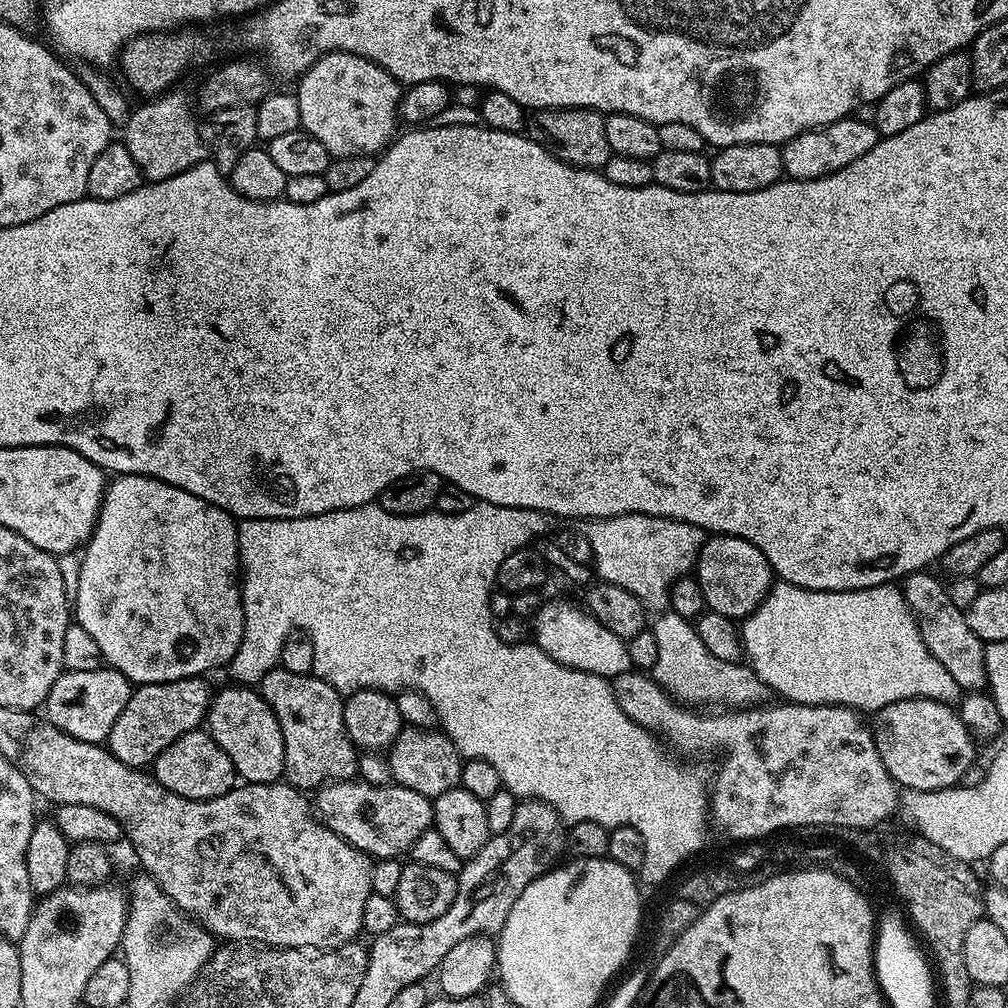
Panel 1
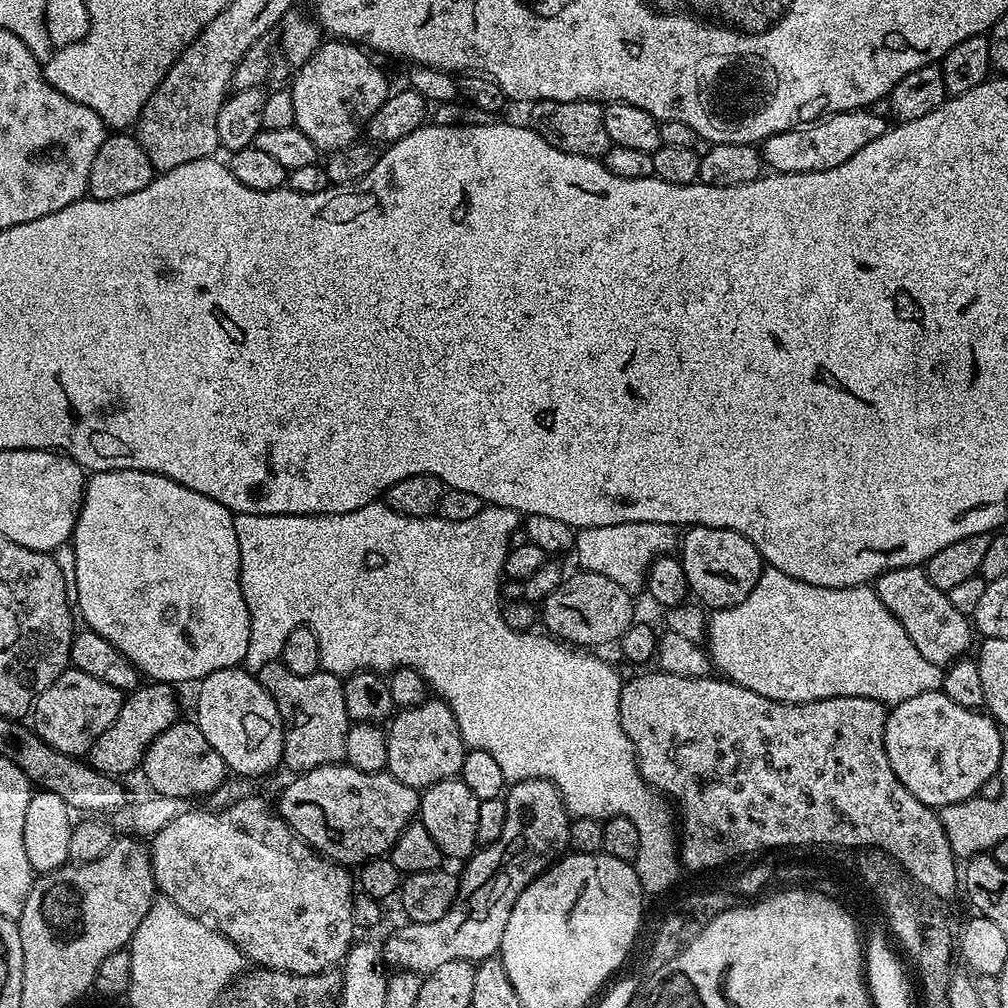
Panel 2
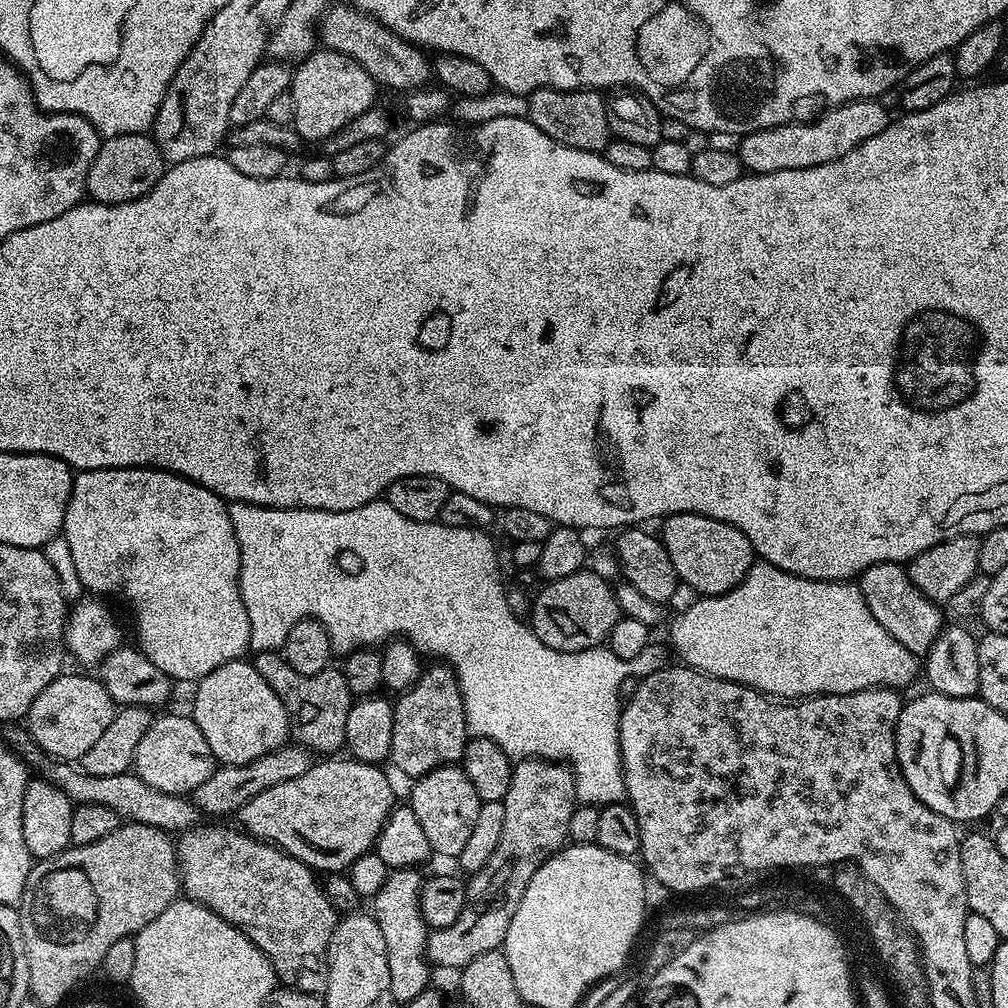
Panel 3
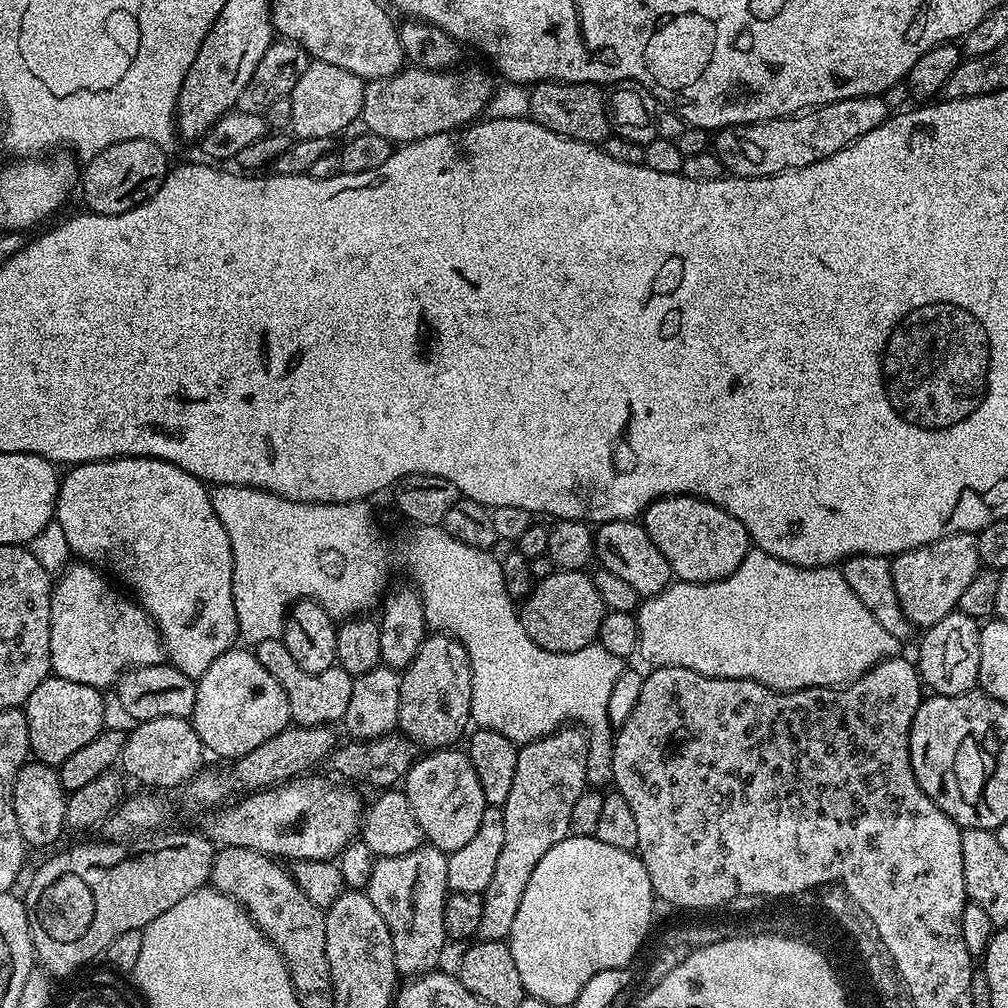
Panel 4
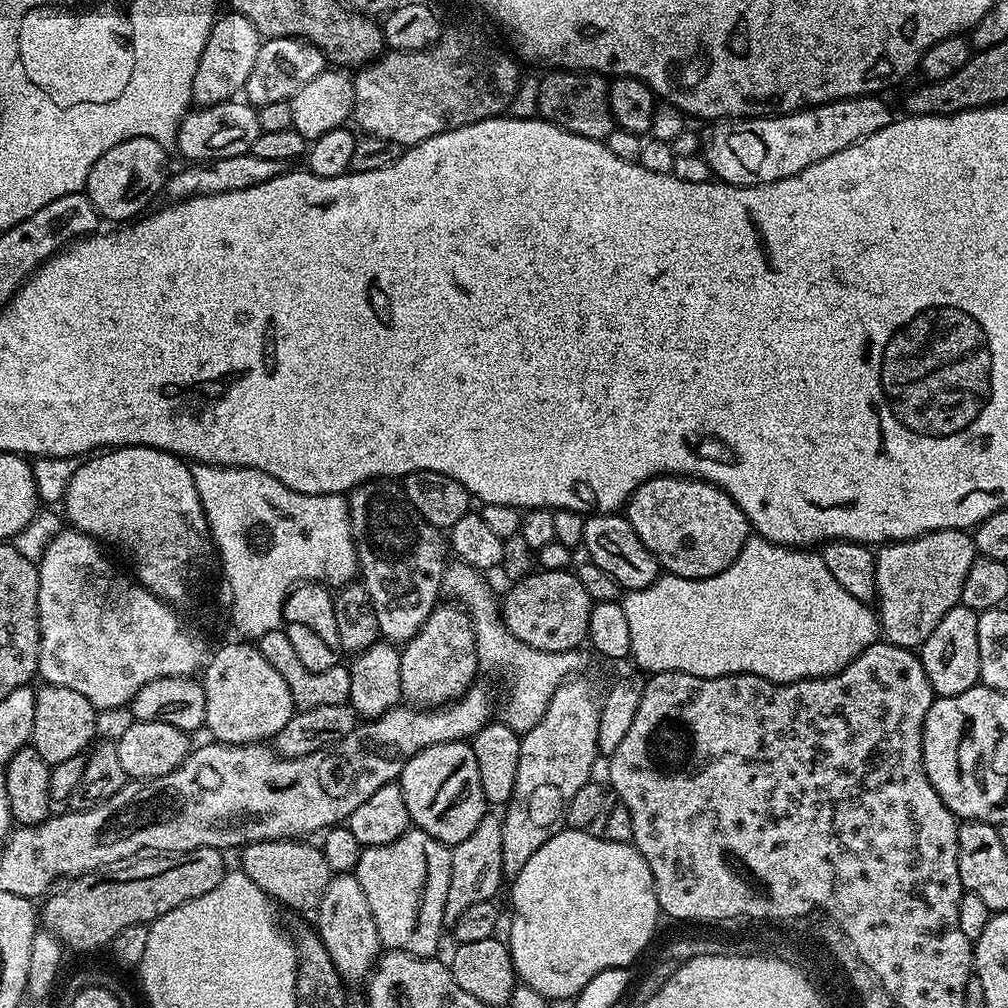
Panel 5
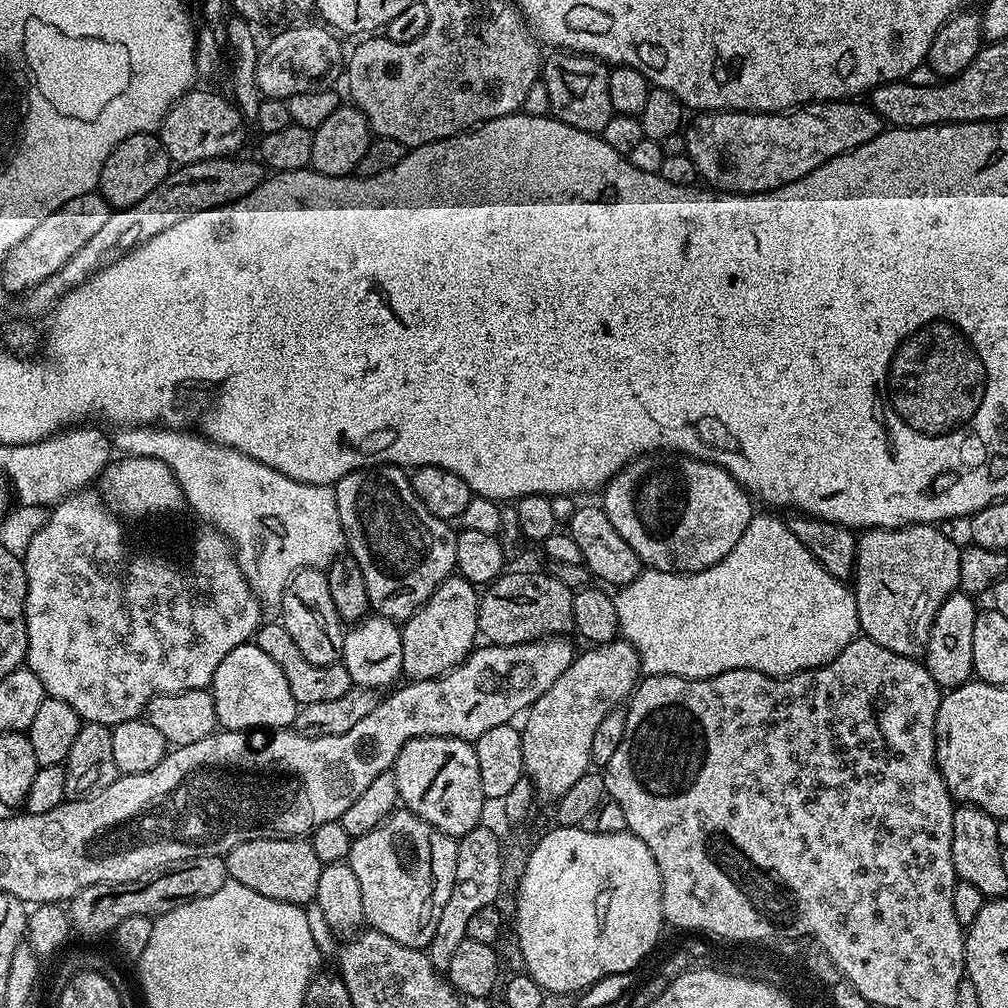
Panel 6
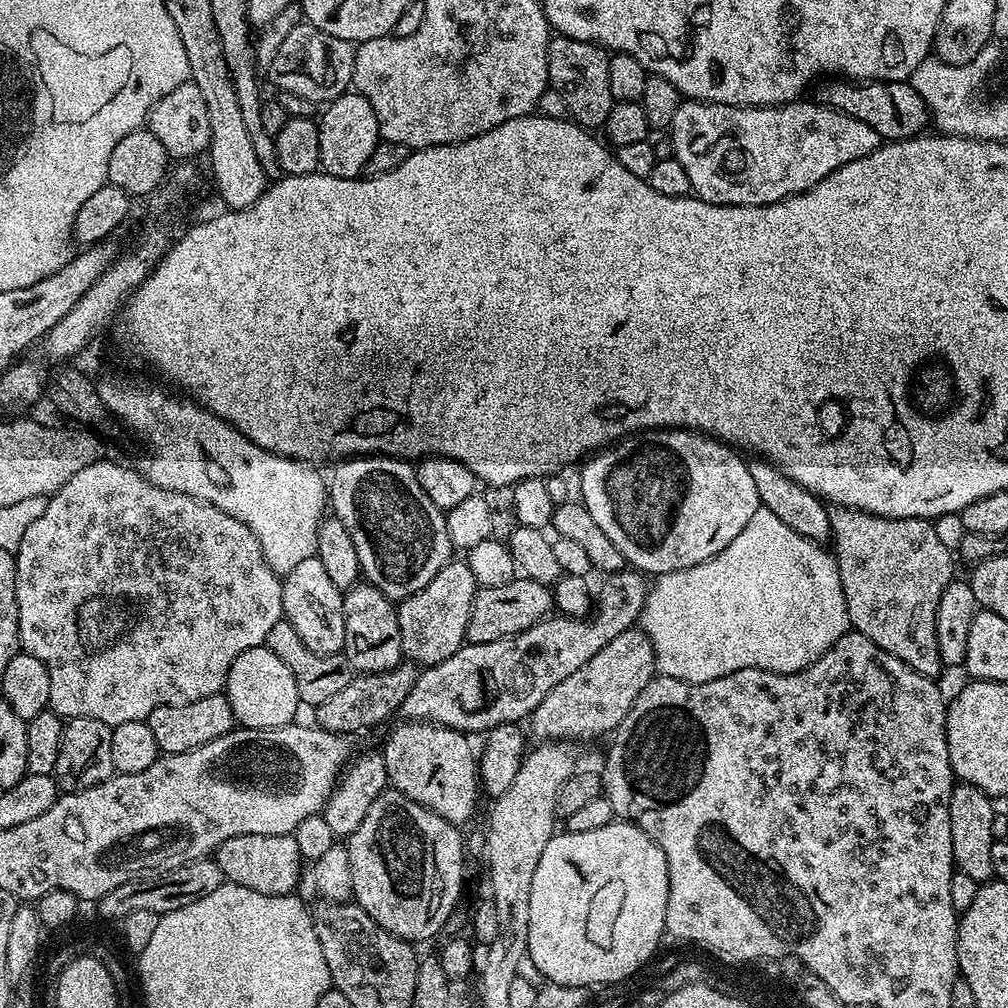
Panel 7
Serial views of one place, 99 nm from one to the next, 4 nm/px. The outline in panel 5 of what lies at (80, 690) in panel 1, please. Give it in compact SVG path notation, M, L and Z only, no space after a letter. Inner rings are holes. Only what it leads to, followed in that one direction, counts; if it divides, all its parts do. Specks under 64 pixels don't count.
M41 683L39 687L35 689L31 747L36 748L41 758L50 766L66 762L66 758L81 755L97 739L95 736L98 709L83 694L66 690L66 686Z

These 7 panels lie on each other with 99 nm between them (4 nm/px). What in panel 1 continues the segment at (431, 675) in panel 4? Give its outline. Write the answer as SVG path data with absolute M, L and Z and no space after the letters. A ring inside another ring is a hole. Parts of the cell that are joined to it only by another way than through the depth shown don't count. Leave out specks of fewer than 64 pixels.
M436 728L400 729L398 738L386 753L390 762L392 779L406 790L418 790L418 794L435 798L446 794L446 790L460 787L464 760L448 733Z

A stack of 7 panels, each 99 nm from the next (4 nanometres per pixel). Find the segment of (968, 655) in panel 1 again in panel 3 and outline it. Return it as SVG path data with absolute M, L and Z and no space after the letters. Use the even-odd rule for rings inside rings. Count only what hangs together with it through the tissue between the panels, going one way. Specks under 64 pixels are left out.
M872 564L860 573L858 583L862 598L866 598L866 606L870 606L870 614L874 614L878 626L882 626L882 630L886 630L890 638L902 642L902 646L906 646L906 650L910 650L918 658L927 657L932 644L946 627L945 613L937 601L926 598L926 594L922 594L918 586L914 586L905 565Z

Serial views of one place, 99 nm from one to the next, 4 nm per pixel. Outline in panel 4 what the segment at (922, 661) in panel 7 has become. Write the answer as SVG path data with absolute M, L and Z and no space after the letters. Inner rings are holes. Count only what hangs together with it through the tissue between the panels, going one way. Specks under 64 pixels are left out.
M955 532L946 538L938 538L926 546L899 552L897 556L891 557L890 563L894 590L898 594L898 602L901 610L904 611L904 617L920 630L931 628L933 624L942 622L942 618L957 611L966 586L970 586L970 582L974 582L974 578L982 571L982 565L978 558L978 542L971 532Z

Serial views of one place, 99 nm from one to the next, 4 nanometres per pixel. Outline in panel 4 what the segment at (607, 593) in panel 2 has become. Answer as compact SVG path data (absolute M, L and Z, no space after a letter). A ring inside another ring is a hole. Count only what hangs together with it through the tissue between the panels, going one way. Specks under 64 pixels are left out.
M558 570L545 580L535 581L531 594L522 601L519 609L526 634L552 653L573 653L589 647L599 637L606 612L595 579L584 570Z

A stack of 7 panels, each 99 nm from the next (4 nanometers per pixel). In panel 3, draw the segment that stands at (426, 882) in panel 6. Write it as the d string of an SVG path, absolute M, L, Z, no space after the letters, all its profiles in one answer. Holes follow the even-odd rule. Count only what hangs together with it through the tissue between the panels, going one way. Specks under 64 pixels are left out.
M398 868L389 871L382 890L371 897L370 914L378 922L378 930L382 930L382 938L386 938L386 962L390 962L390 990L392 999L403 1006L410 998L418 998L430 987L428 971L430 965L427 958L428 923L424 921L420 909L421 873L415 868Z

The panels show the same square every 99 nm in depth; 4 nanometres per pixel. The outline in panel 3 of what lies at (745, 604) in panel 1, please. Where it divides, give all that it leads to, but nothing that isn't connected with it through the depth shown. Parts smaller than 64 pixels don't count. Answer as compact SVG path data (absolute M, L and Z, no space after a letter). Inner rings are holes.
M693 512L665 516L661 524L664 525L658 529L660 541L666 546L676 577L685 589L693 588L700 596L721 596L737 588L752 568L752 543L733 524Z

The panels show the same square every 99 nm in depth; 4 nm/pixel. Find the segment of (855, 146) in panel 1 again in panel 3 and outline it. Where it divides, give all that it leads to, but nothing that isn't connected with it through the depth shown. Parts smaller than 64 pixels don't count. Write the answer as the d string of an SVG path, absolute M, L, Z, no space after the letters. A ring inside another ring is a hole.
M876 98L852 100L849 104L837 104L811 120L749 132L739 141L740 163L749 173L770 174L778 170L802 170L834 162L842 158L842 154L850 154L854 146L862 146L862 142L874 138L874 134L882 134L882 130L886 130L890 115L887 106L880 103L884 102Z

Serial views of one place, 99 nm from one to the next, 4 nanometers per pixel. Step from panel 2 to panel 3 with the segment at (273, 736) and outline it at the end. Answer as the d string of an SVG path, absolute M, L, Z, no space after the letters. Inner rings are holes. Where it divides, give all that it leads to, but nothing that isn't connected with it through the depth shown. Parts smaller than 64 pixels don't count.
M241 658L218 666L198 681L192 696L191 718L221 765L254 762L290 740L286 706L258 674L255 663L246 661Z

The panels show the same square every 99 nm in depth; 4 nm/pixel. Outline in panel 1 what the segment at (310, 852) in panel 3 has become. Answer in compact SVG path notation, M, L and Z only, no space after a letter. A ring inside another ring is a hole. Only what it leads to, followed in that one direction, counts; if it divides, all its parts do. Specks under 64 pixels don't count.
M359 778L340 780L336 784L324 785L315 796L314 812L320 823L350 842L350 846L373 858L390 860L403 857L403 852L405 855L414 842L422 838L425 830L433 827L433 801L418 794L418 790L406 790L395 782L374 786Z

